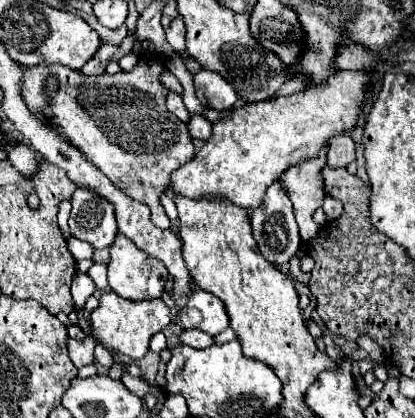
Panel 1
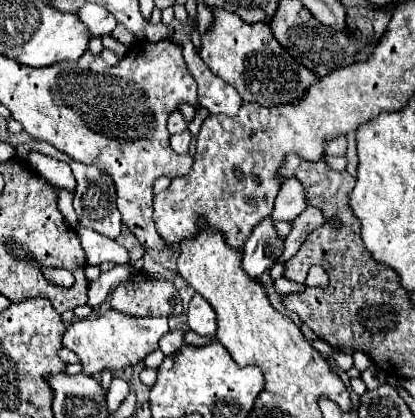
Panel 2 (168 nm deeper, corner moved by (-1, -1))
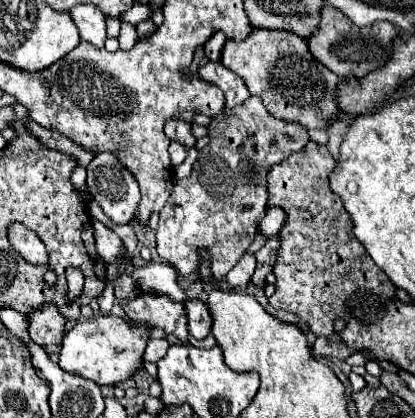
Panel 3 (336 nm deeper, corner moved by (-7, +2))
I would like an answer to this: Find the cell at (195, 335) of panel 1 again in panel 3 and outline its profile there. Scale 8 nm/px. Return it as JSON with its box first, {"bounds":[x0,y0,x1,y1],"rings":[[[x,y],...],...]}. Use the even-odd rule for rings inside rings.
{"bounds":[143,339,169,363],"rings":[[[151,339],[147,343],[143,357],[147,363],[157,363],[163,357],[163,353],[167,353],[167,349],[169,349],[169,343],[165,339]]]}

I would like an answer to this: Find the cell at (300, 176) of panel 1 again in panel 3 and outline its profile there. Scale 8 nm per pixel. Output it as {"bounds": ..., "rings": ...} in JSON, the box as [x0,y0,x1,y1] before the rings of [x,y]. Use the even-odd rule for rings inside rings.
{"bounds":[257,207,285,239],"rings":[[[269,207],[267,213],[265,213],[265,217],[259,221],[257,233],[265,235],[267,239],[271,239],[271,237],[275,237],[275,235],[279,233],[279,229],[283,227],[283,223],[285,223],[285,213],[283,213],[283,209],[279,209],[279,207]]]}

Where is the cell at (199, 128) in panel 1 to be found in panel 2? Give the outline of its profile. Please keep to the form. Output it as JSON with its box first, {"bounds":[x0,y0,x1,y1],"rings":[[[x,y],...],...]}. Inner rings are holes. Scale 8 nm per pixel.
{"bounds":[171,130,191,154],"rings":[[[185,130],[177,136],[171,136],[171,148],[177,152],[177,154],[187,154],[187,148],[191,144],[191,132]]]}

